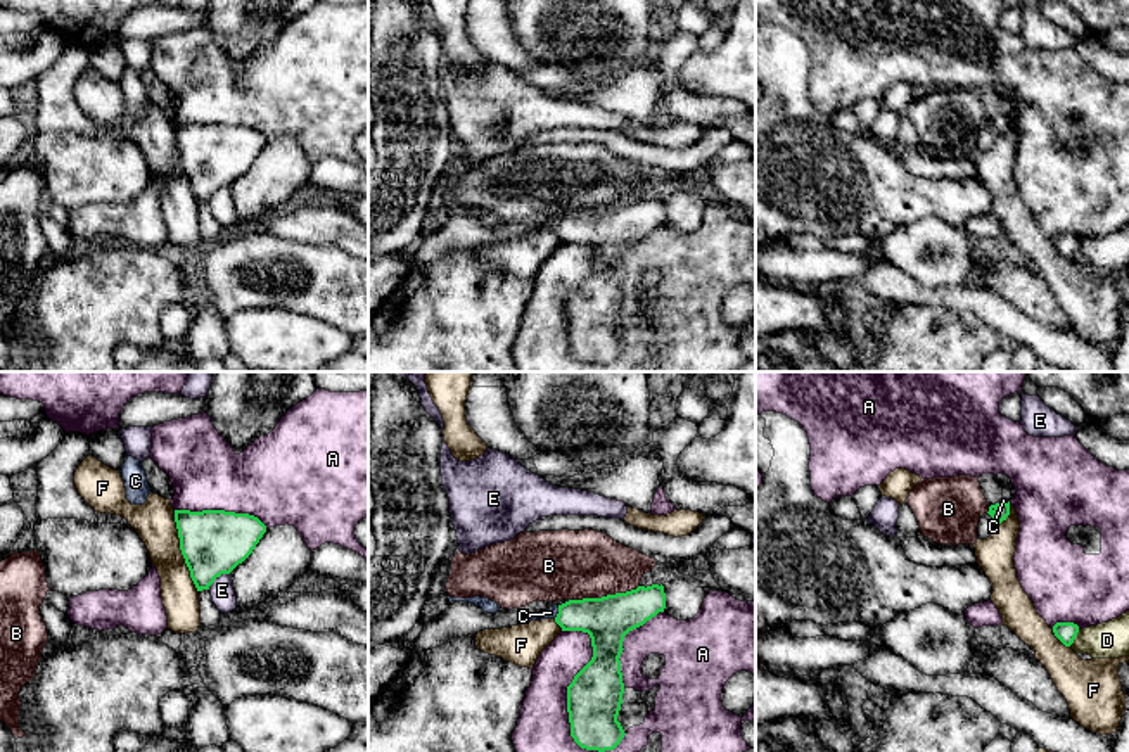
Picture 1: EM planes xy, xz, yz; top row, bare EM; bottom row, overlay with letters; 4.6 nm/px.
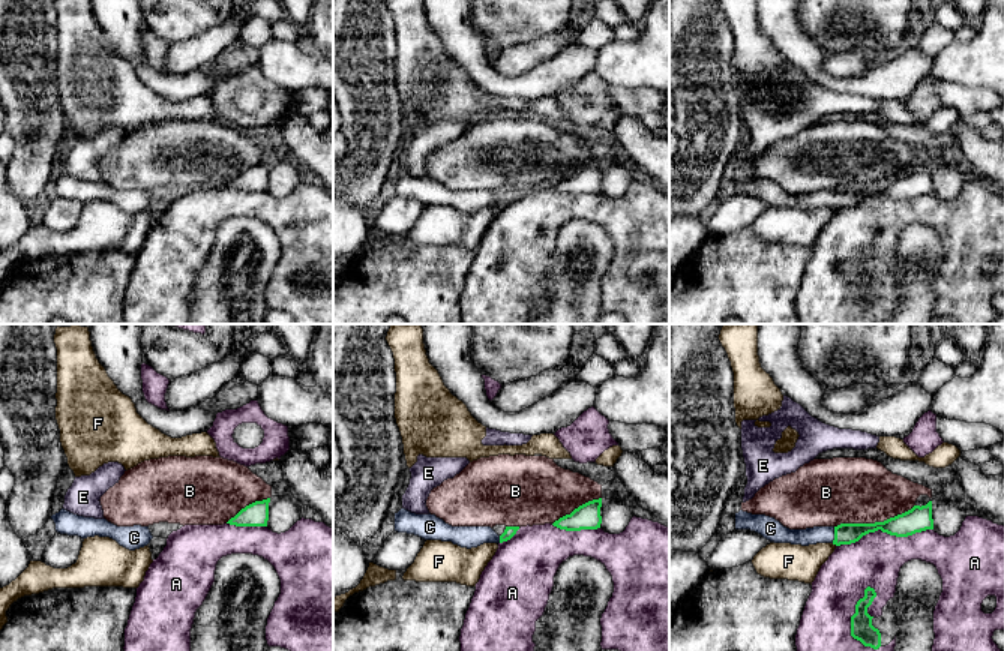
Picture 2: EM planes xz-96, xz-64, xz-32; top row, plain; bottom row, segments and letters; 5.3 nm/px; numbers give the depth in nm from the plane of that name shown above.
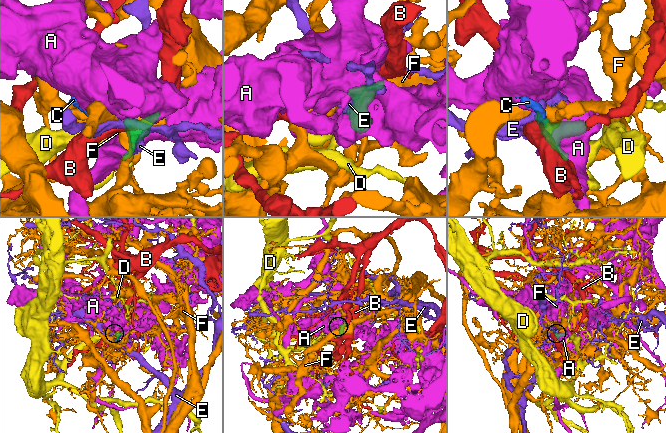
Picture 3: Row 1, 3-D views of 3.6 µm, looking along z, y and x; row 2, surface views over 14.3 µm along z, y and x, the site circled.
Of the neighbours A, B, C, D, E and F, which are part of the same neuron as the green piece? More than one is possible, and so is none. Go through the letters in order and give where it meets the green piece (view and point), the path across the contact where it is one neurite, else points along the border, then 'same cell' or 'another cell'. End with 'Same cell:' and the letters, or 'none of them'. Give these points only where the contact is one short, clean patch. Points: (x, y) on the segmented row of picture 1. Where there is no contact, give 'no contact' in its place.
A: xz (567, 687) | another cell
B: xz (604, 597) | another cell
C: xz (559, 612) | across xz (607, 619), (559, 612), (550, 612) | same cell
D: yz (1074, 638) | along yz (1079, 630), (1069, 645) | another cell
E: xy (216, 576) | another cell
F: xy (182, 552) | another cell
Same cell: C

